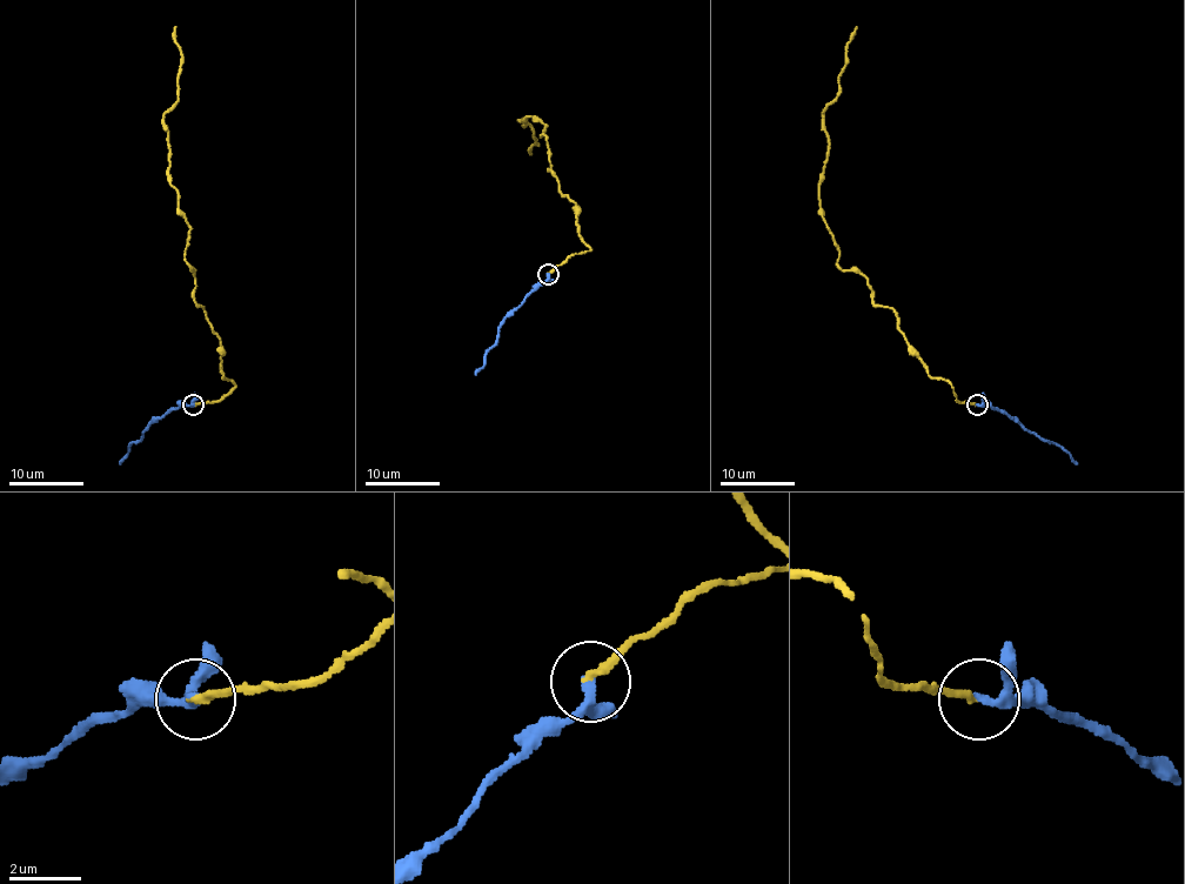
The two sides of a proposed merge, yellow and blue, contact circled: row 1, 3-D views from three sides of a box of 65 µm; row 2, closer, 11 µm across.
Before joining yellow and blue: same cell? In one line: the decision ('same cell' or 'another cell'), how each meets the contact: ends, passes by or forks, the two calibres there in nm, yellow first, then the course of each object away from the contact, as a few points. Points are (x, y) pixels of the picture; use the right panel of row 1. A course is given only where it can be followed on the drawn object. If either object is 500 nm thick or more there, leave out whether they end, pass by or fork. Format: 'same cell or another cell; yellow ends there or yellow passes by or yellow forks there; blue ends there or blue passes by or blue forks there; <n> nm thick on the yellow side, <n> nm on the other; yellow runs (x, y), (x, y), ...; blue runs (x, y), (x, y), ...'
same cell; yellow ends there; blue passes by; 220 nm thick on the yellow side, 240 nm on the other; yellow runs (976, 406), (928, 373), (896, 313), (837, 265), (818, 196), (824, 108), (856, 26); blue runs (976, 406), (991, 406), (1016, 419), (1026, 429), (1060, 447), (1078, 463)

